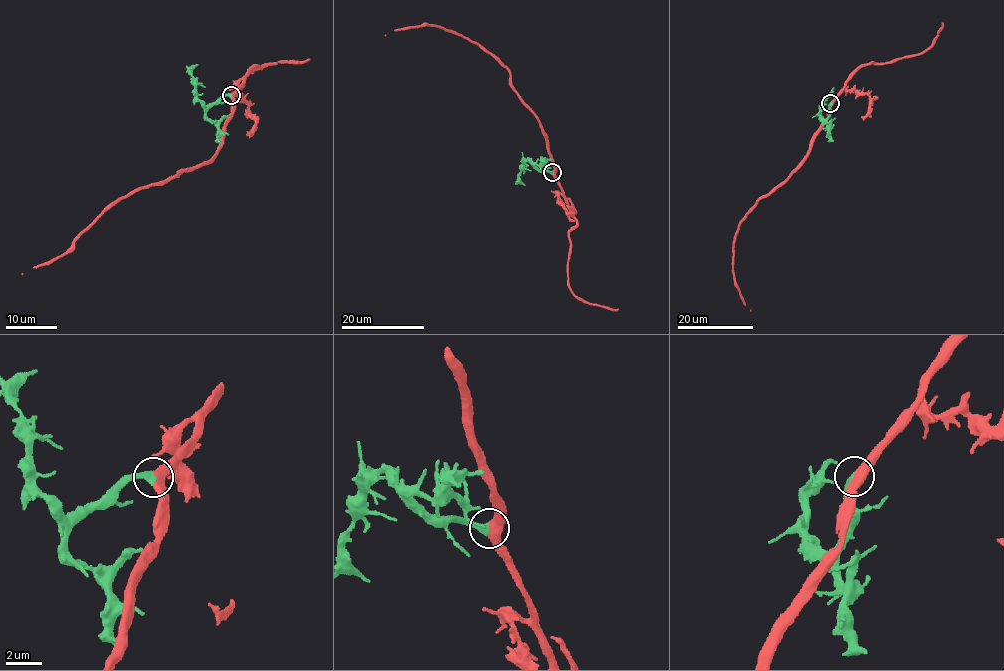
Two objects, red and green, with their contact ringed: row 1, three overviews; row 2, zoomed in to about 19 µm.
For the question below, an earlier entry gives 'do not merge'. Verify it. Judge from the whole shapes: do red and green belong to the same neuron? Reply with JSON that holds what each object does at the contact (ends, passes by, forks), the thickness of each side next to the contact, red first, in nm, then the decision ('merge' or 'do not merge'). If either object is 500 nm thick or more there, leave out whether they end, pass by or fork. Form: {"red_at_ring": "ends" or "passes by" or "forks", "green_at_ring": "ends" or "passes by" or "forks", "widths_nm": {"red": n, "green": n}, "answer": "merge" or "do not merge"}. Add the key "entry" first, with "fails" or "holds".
{"entry": "fails", "red_at_ring": "passes by", "green_at_ring": "ends", "widths_nm": {"red": 480, "green": 400}, "answer": "merge"}

